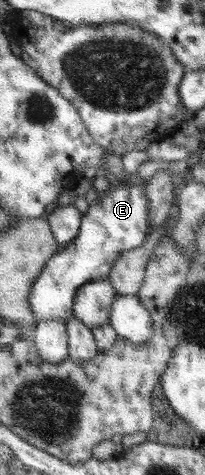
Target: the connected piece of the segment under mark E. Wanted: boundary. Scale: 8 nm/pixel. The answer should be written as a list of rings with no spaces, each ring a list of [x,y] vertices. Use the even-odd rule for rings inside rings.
[[[116,182],[112,188],[89,204],[82,215],[78,235],[59,253],[47,261],[47,267],[37,277],[29,293],[33,316],[40,320],[72,318],[73,300],[77,290],[86,283],[107,279],[116,258],[121,253],[136,249],[147,239],[149,231],[149,198],[139,183]]]

